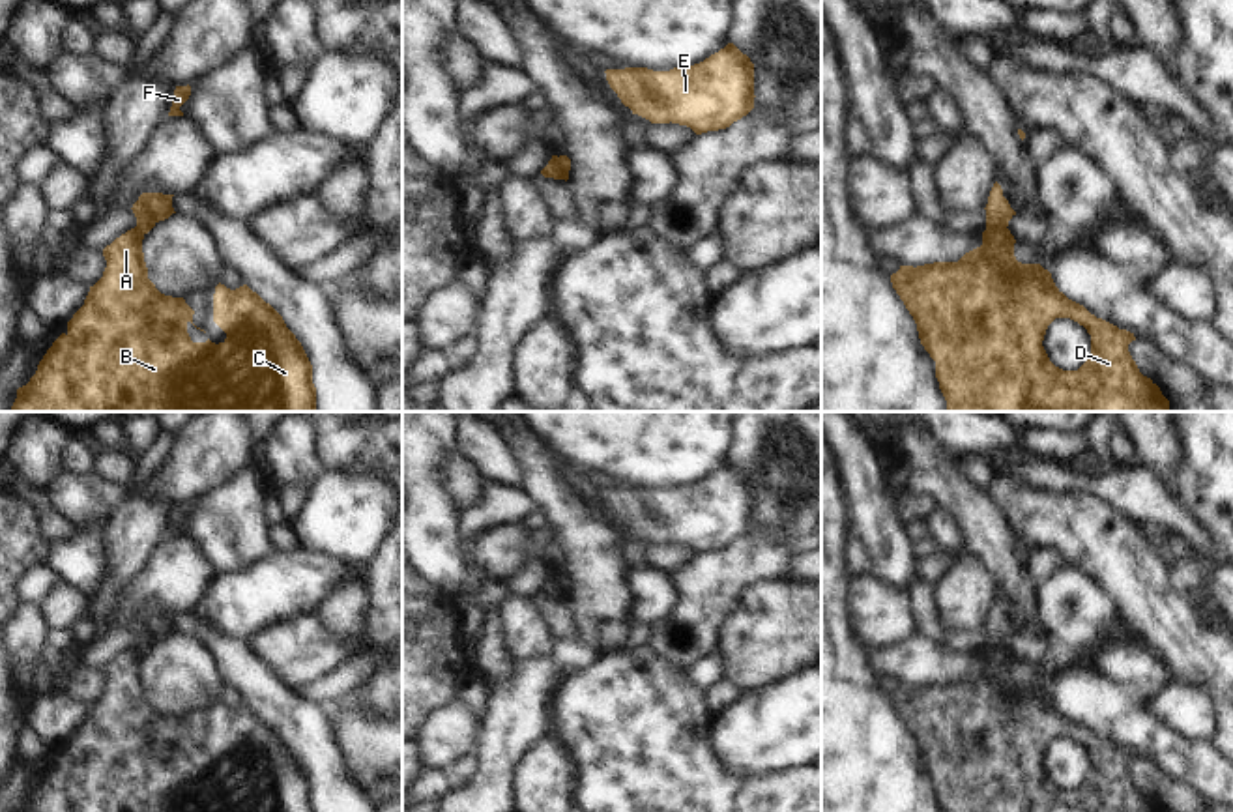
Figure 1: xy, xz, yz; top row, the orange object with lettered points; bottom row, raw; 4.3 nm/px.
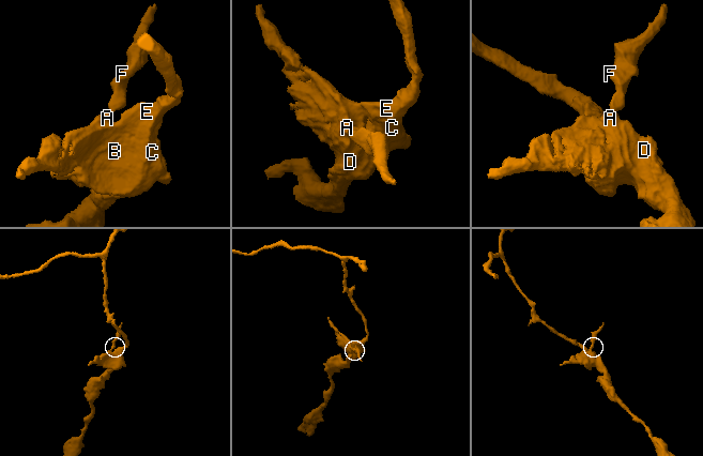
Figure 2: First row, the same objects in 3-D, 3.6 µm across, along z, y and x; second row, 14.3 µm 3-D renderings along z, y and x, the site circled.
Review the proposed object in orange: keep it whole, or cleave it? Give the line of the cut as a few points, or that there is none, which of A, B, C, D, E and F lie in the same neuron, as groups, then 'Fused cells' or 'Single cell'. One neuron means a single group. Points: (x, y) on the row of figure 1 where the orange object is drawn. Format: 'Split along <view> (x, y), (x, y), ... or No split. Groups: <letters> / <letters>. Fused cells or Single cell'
Split along xz (556, 158), (562, 178). Groups: A B C D E / F. Fused cells.

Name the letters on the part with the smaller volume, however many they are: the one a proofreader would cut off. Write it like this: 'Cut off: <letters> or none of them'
Cut off: F

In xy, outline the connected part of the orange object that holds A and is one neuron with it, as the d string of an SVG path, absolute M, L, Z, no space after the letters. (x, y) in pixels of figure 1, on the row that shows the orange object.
M135 226L103 249L103 256L107 260L103 277L90 286L84 305L67 322L67 331L62 333L47 350L30 382L17 389L17 399L11 406L11 412L318 412L316 387L312 384L312 365L301 342L286 327L283 316L269 303L266 303L247 284L230 290L219 283L213 294L213 322L226 333L226 339L219 344L211 342L210 339L206 342L193 342L187 333L187 324L193 324L195 311L185 303L183 297L161 294L148 279L142 239L144 234Z

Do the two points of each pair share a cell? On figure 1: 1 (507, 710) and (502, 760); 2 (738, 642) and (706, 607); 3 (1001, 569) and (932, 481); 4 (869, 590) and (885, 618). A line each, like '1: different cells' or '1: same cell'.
1: same cell
2: different cells
3: same cell
4: same cell

